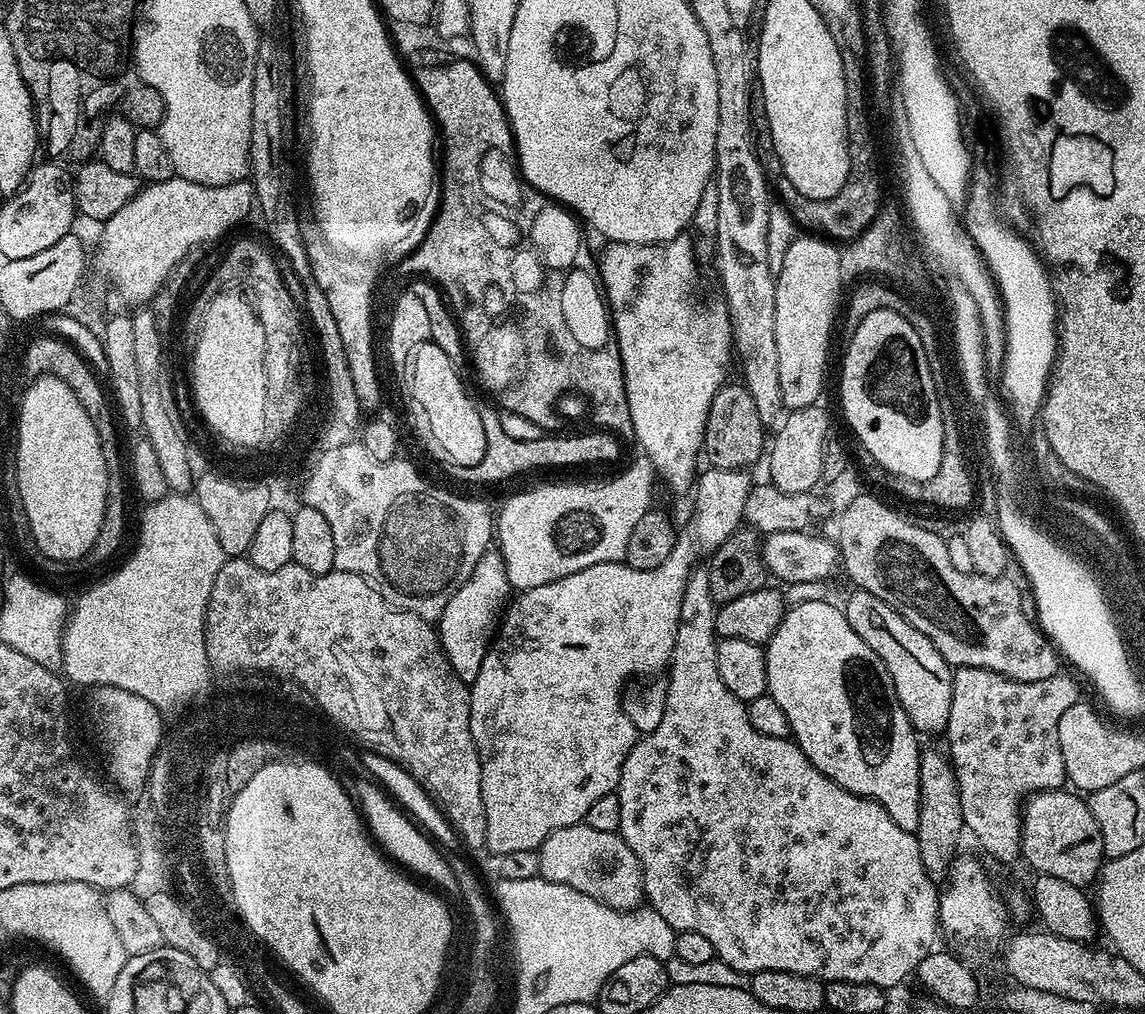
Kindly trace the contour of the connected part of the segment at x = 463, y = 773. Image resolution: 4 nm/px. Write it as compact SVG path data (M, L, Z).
M228 558L225 559L222 570L218 570L218 578L214 578L214 586L210 590L210 598L208 599L208 614L211 623L208 624L208 643L211 648L212 658L216 661L216 664L223 665L223 668L237 668L239 665L249 666L249 665L263 665L263 668L272 668L283 669L284 672L295 673L295 676L299 677L300 680L305 681L308 685L308 688L312 688L312 692L319 697L321 704L324 708L327 708L328 712L332 713L332 716L339 718L340 721L343 721L344 724L349 725L351 728L368 729L369 733L374 737L381 739L382 742L386 742L386 751L389 754L395 754L398 757L397 763L405 769L410 775L412 775L418 783L428 792L428 795L439 805L441 809L446 813L447 819L450 821L452 827L456 830L461 837L464 836L468 839L468 844L472 848L481 848L483 849L486 845L486 810L484 809L484 803L482 802L482 770L480 769L480 755L476 749L476 743L474 738L470 734L470 702L468 701L470 695L469 685L464 684L462 681L455 676L455 670L451 668L450 662L447 660L447 656L444 653L443 646L440 644L440 634L439 631L429 621L422 619L418 614L413 612L407 612L401 608L395 608L392 604L387 604L380 593L372 587L368 581L363 580L358 574L350 574L349 572L343 570L333 570L322 574L321 576L315 576L310 574L310 570L302 570L302 566L298 566L294 563L289 563L282 566L278 570L270 570L269 572L263 572L254 566L248 558Z

